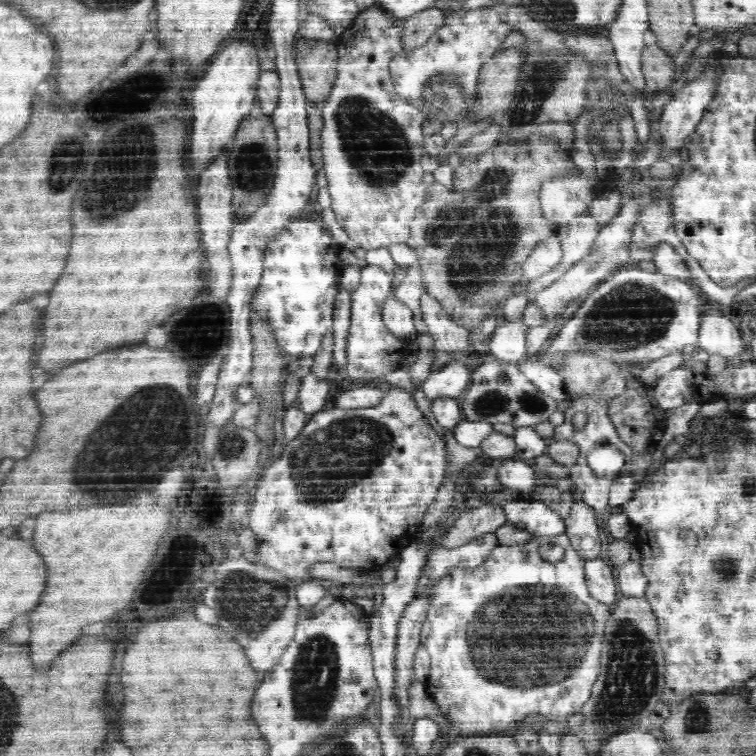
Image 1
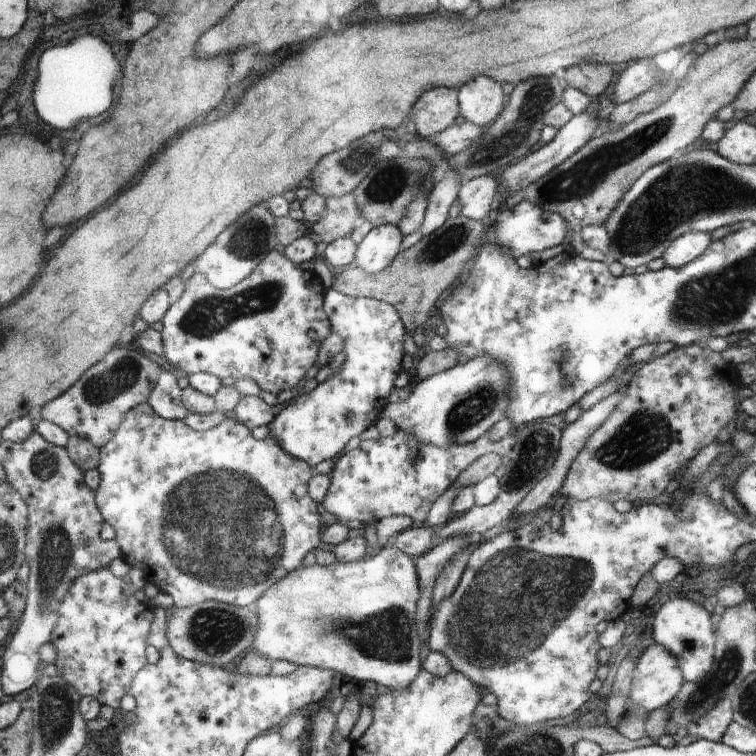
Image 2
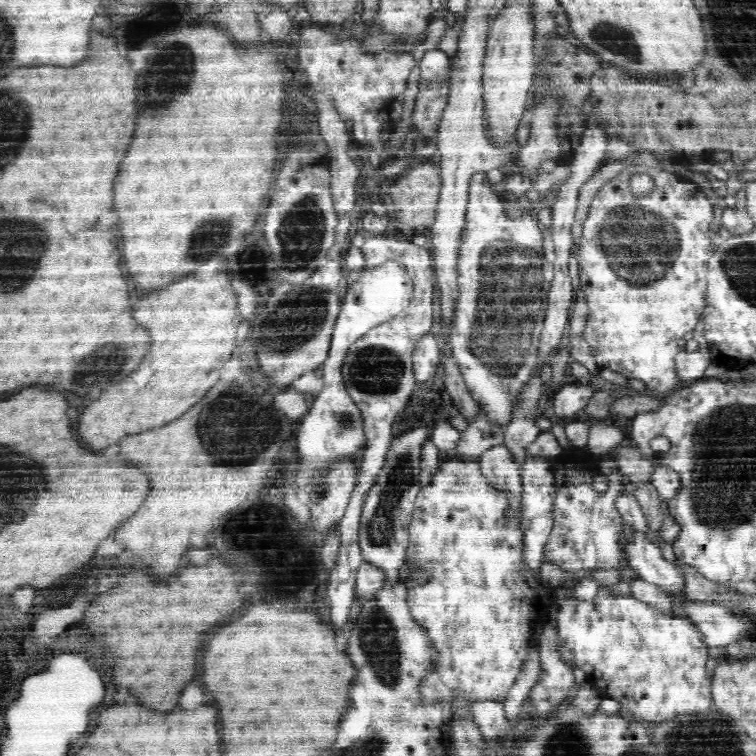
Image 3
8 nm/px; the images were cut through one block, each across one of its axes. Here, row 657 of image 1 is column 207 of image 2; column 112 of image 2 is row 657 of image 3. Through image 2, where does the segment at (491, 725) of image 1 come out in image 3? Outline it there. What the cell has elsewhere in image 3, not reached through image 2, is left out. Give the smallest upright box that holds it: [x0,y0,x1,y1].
[406,456,552,705]

